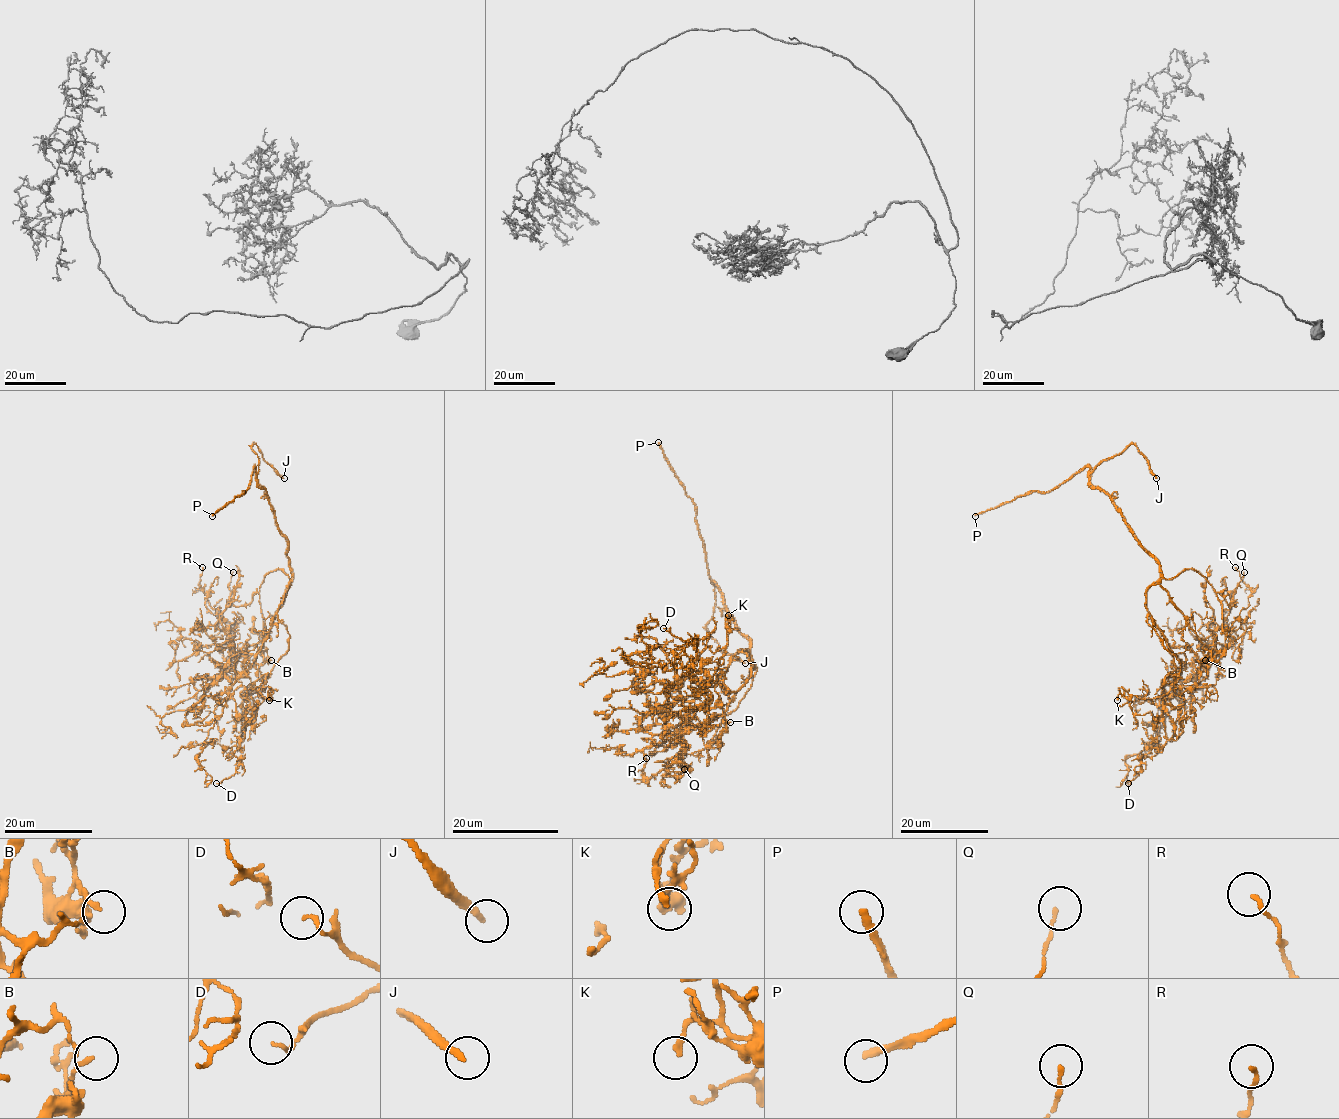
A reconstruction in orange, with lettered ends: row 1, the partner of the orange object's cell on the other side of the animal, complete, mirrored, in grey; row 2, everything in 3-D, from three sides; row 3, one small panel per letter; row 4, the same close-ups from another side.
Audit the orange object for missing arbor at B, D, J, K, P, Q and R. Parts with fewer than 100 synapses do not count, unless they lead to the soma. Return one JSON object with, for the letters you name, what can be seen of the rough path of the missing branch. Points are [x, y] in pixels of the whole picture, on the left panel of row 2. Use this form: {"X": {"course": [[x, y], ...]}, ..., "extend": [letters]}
{"J": {"course": [[284, 478], [300, 510], [323, 529], [321, 533]]}, "extend": ["J", "P"]}

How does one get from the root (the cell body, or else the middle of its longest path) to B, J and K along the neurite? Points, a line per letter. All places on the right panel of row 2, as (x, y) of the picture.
B: (1151, 586), (1188, 568), (1197, 571), (1212, 586), (1221, 606), (1225, 648), (1205, 660)
J: (1151, 586), (1160, 578), (1160, 563), (1141, 544), (1115, 502), (1090, 483), (1090, 473), (1133, 444), (1156, 478)
K: (1151, 586), (1147, 608), (1172, 652), (1175, 669), (1170, 673), (1171, 688), (1159, 697), (1119, 694), (1117, 700)

